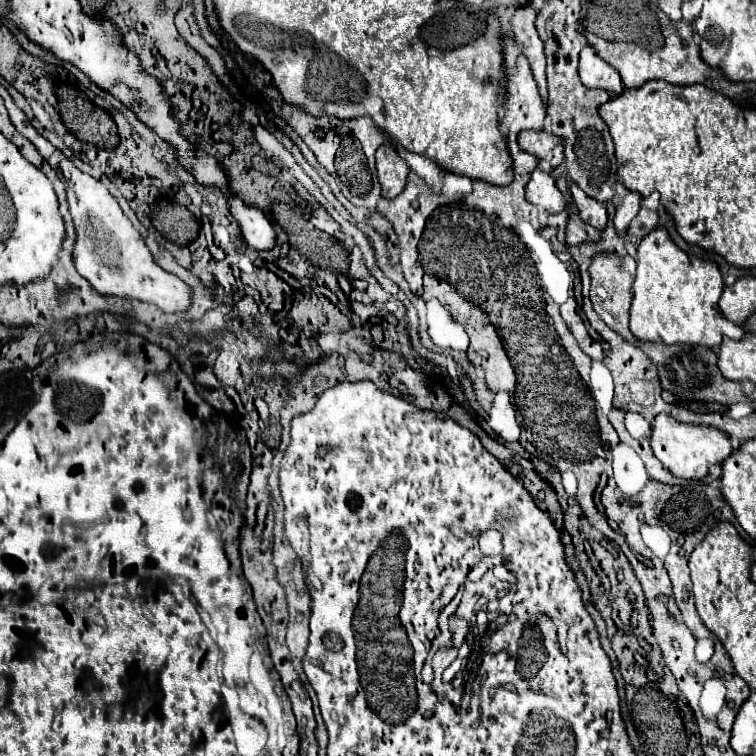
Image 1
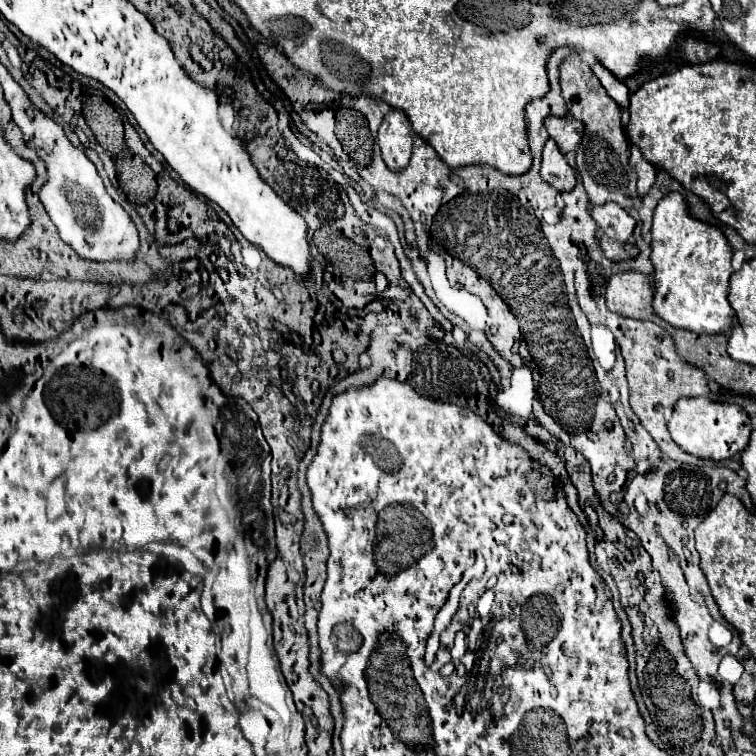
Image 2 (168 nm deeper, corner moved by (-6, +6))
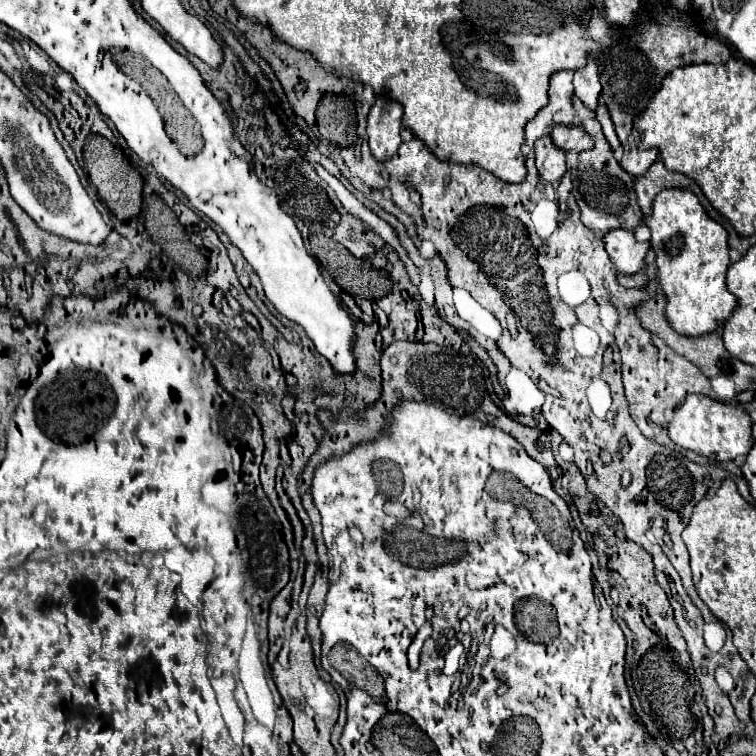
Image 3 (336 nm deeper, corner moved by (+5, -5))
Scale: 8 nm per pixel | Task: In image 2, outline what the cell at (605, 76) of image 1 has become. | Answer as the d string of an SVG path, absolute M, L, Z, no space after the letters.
M596 61L596 63L592 65L592 73L600 79L600 83L602 83L604 89L608 91L608 95L610 95L620 107L628 107L628 95L630 95L630 91L628 91L628 87L626 87L610 69L606 69L604 65L600 65L600 61Z

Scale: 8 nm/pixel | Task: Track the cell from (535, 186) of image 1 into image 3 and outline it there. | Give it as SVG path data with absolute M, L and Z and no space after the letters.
M549 134L541 136L535 142L535 162L537 162L539 174L547 182L561 180L565 174L565 150L557 148Z

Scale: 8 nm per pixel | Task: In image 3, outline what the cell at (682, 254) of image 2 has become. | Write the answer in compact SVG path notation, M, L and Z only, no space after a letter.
M665 188L665 192L657 194L647 226L651 228L651 248L657 256L655 264L661 276L663 292L667 296L667 318L673 330L685 336L703 336L713 330L719 330L725 324L725 320L731 316L733 308L737 306L737 298L729 292L725 284L725 272L731 264L727 230L719 222L709 218L699 198L687 188Z

